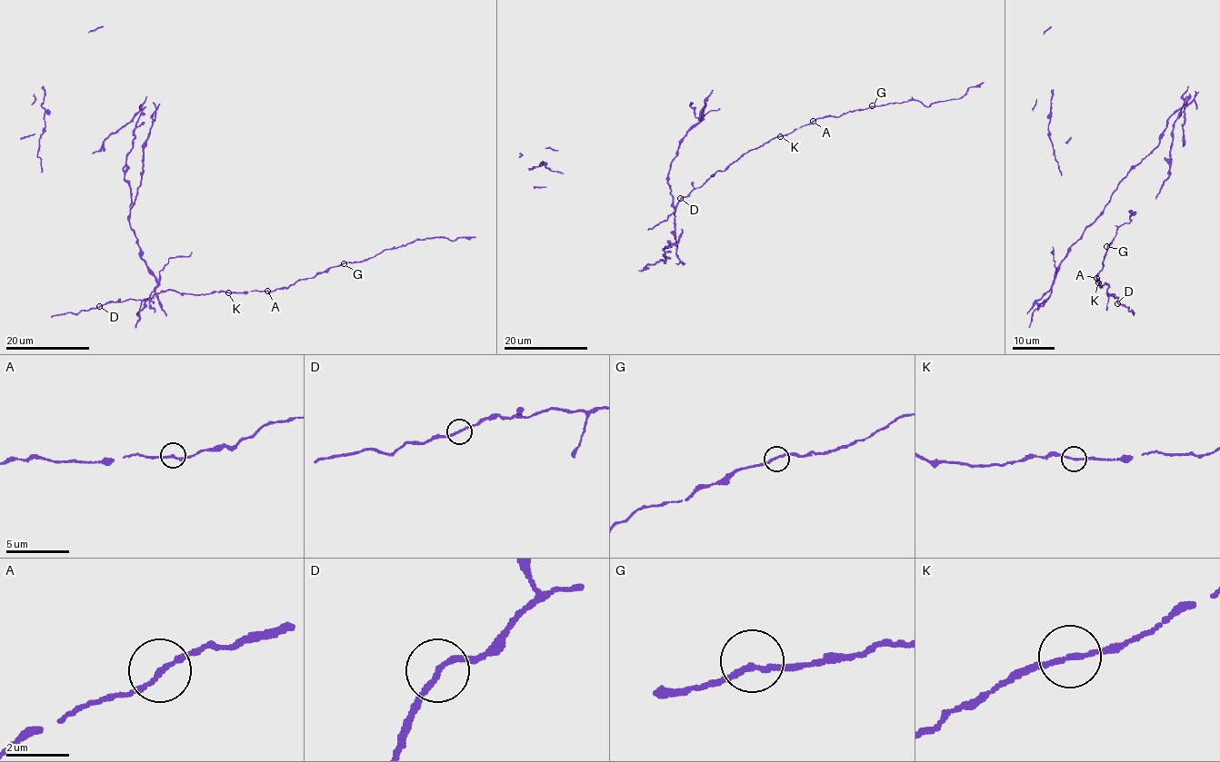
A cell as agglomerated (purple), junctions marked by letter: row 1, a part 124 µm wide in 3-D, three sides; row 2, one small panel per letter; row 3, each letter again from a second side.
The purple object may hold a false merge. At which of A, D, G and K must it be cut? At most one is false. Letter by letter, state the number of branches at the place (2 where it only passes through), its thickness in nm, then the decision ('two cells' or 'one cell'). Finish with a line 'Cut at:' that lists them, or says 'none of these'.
A: 2 branches meet; 170 nm thick; one cell
D: 2 branches meet; 160 nm thick; two cells
G: 2 branches meet; 160 nm thick; one cell
K: 2 branches meet; 150 nm thick; one cell
Cut at: D

